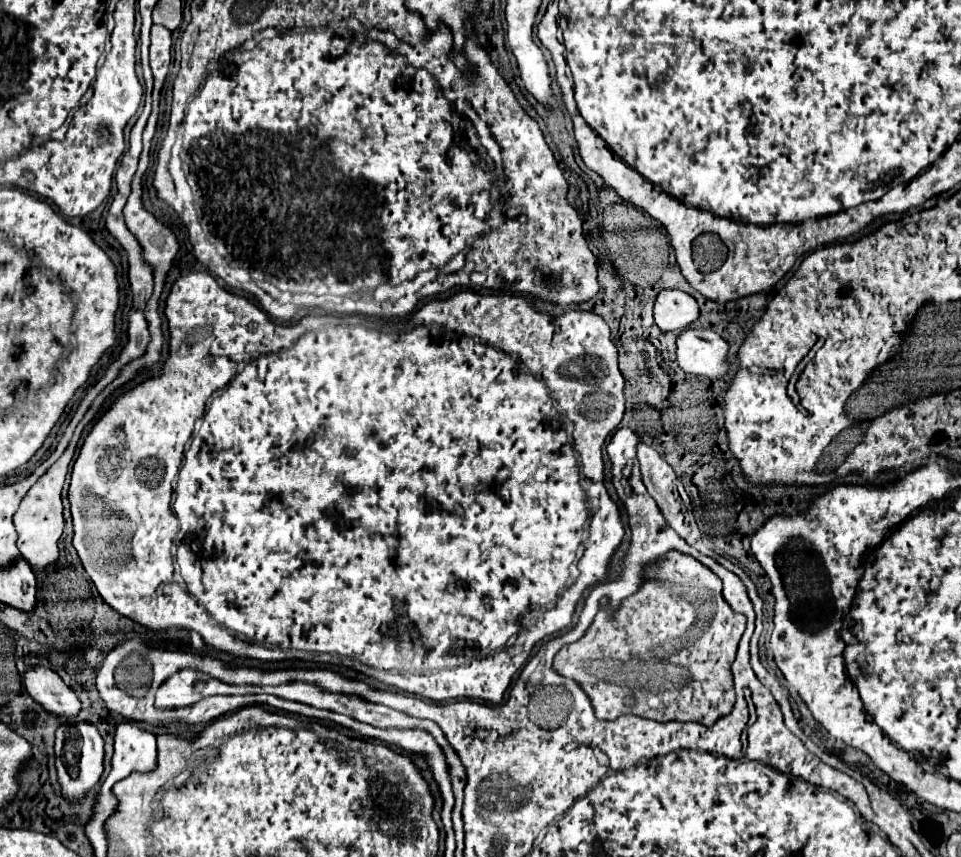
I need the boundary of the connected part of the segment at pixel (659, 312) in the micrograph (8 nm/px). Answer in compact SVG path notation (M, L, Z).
M660 291L654 303L654 321L662 331L682 331L700 317L696 299L684 291Z

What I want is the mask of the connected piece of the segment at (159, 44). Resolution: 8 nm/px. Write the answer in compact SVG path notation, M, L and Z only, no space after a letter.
M152 25L152 45L150 45L150 67L154 73L154 103L160 99L162 85L170 71L172 61L172 35L162 25Z

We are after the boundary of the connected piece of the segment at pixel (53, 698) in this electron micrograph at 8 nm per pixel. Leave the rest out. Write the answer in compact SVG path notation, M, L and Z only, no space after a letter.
M32 665L24 673L24 687L28 695L44 709L58 717L74 717L80 711L80 701L72 687L68 687L56 671L44 665Z

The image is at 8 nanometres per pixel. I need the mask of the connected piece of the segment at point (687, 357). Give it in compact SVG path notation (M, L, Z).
M686 329L678 337L678 365L682 371L710 381L728 375L728 341L712 329Z

